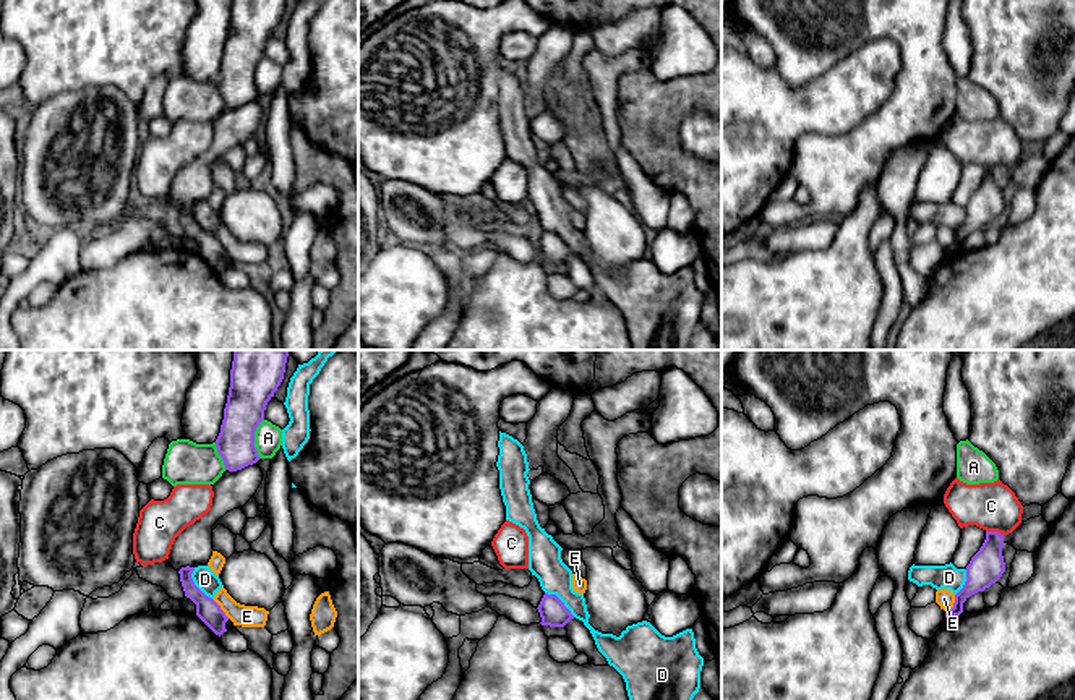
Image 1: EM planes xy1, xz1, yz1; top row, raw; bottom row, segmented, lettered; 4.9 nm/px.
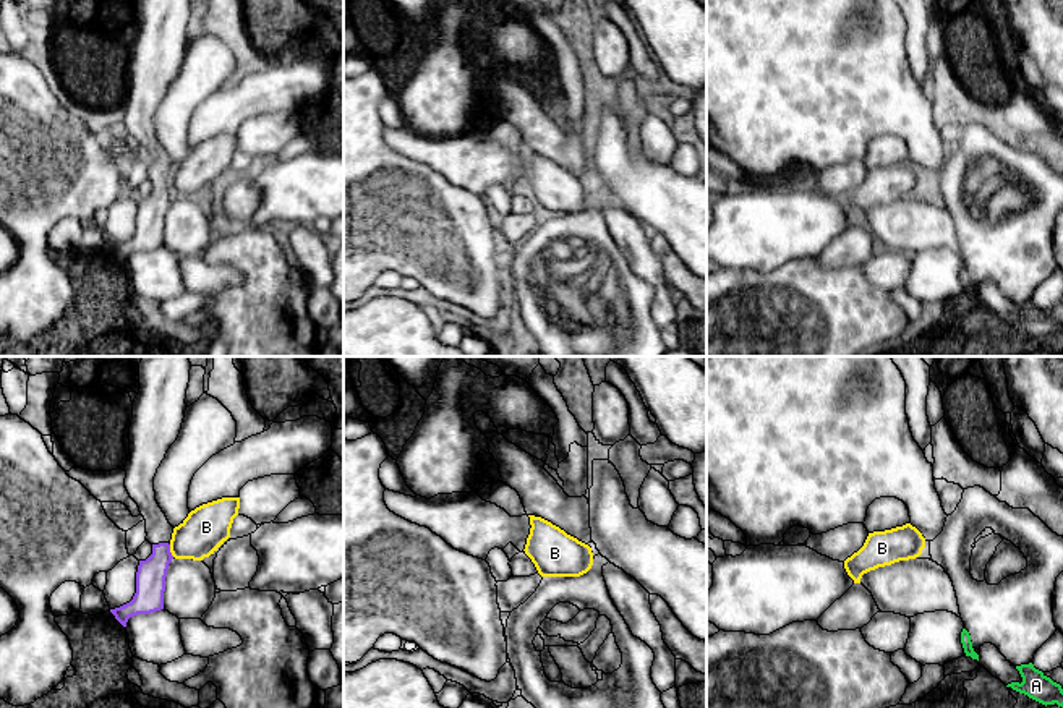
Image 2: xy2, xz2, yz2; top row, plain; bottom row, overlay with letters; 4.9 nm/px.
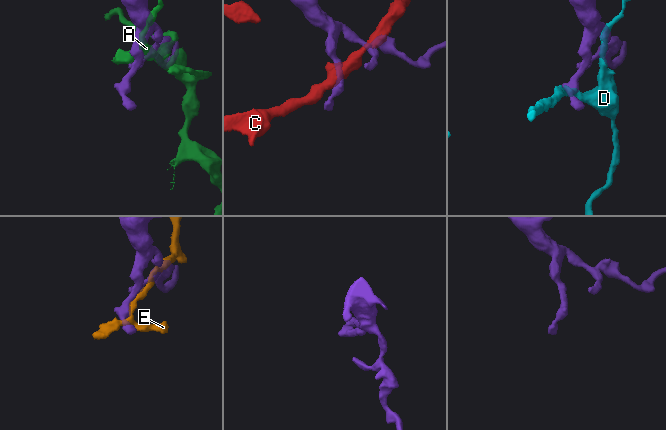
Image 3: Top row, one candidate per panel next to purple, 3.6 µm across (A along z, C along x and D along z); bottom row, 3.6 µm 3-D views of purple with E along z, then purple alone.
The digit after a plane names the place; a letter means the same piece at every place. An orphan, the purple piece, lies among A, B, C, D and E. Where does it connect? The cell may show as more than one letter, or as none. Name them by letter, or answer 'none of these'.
none of these

